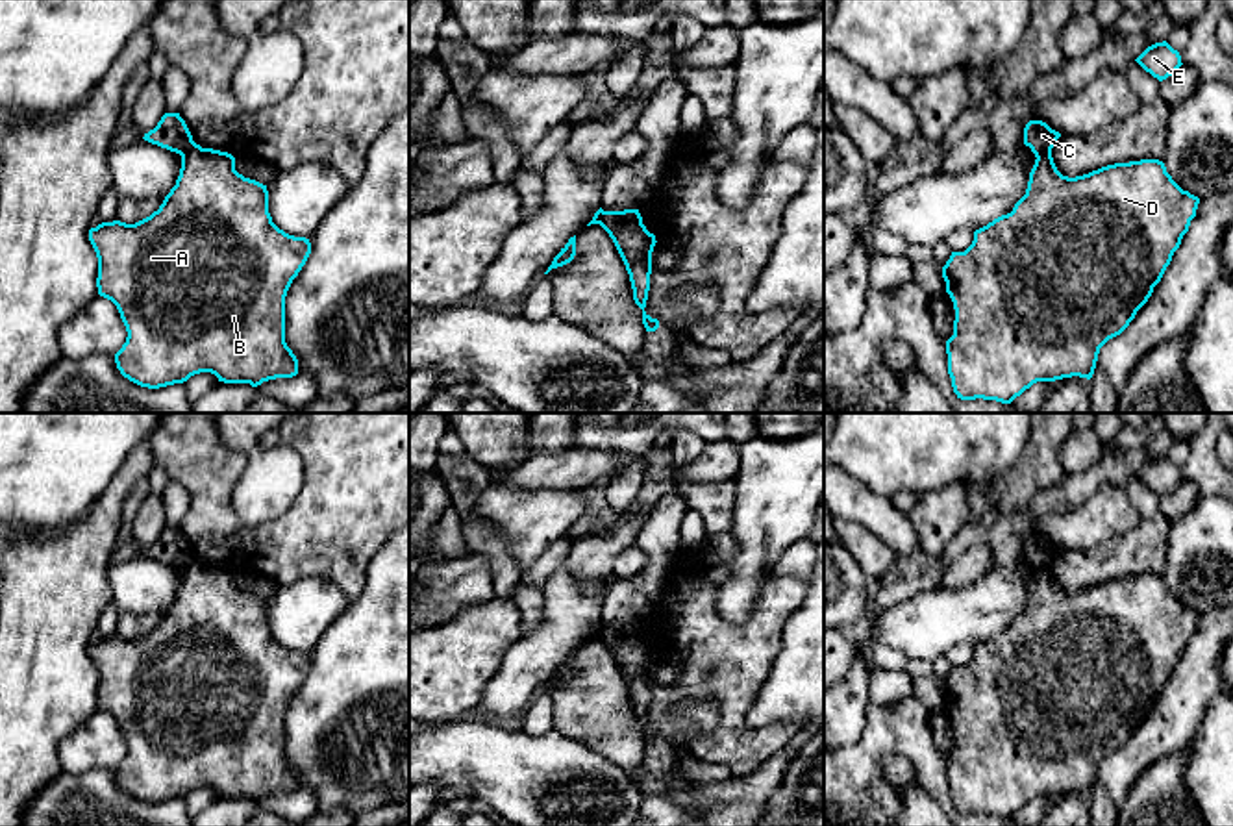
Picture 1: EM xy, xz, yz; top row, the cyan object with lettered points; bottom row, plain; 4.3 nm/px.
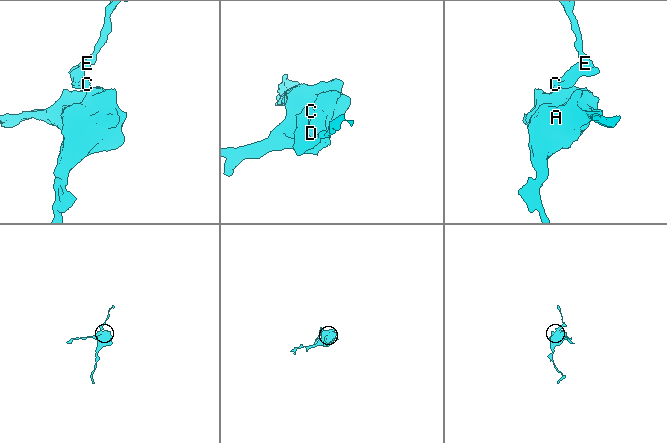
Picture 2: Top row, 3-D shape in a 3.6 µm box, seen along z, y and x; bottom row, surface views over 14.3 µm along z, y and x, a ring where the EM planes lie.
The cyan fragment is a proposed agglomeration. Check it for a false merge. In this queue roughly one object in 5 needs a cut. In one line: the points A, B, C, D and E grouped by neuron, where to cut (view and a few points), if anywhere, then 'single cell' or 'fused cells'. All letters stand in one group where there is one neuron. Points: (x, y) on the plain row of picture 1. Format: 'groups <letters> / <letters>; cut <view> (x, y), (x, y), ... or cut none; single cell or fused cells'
groups A B D / C E; cut yz (1050, 565), (1035, 569); fused cells

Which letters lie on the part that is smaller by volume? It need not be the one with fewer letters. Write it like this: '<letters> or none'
C, E

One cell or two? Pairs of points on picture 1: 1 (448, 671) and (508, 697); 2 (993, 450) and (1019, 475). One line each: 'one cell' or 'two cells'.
1: two cells
2: two cells

